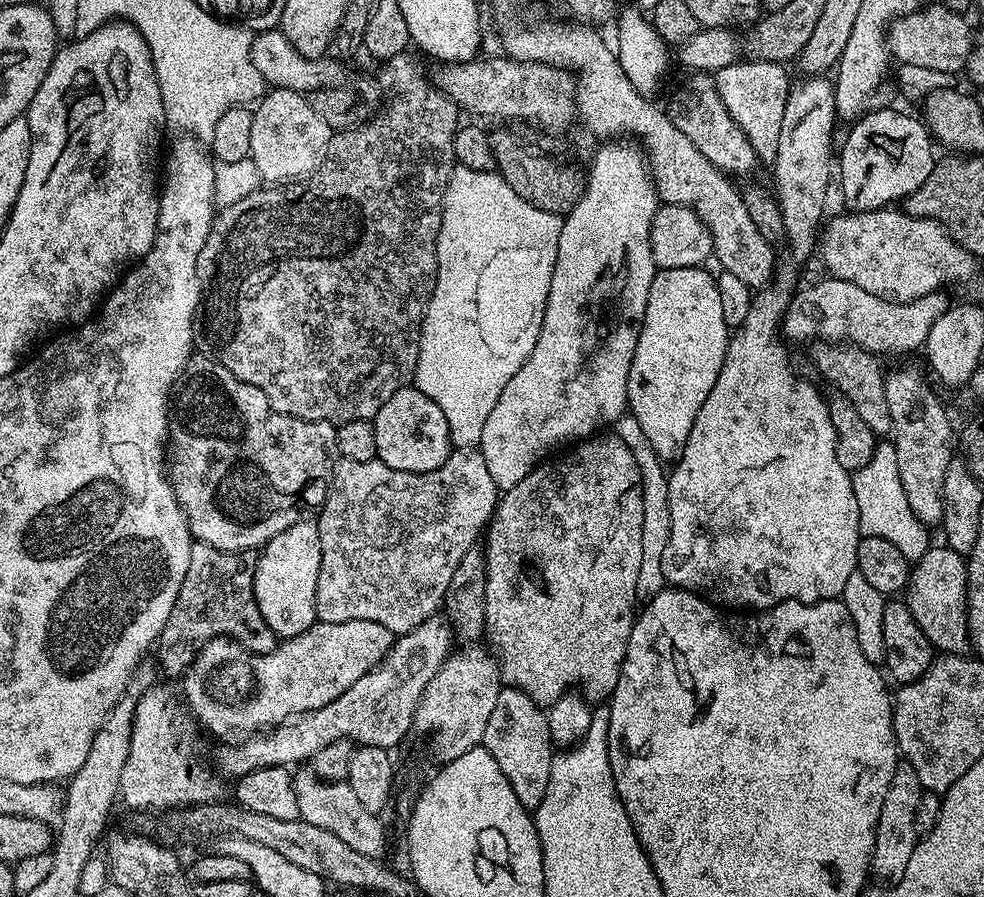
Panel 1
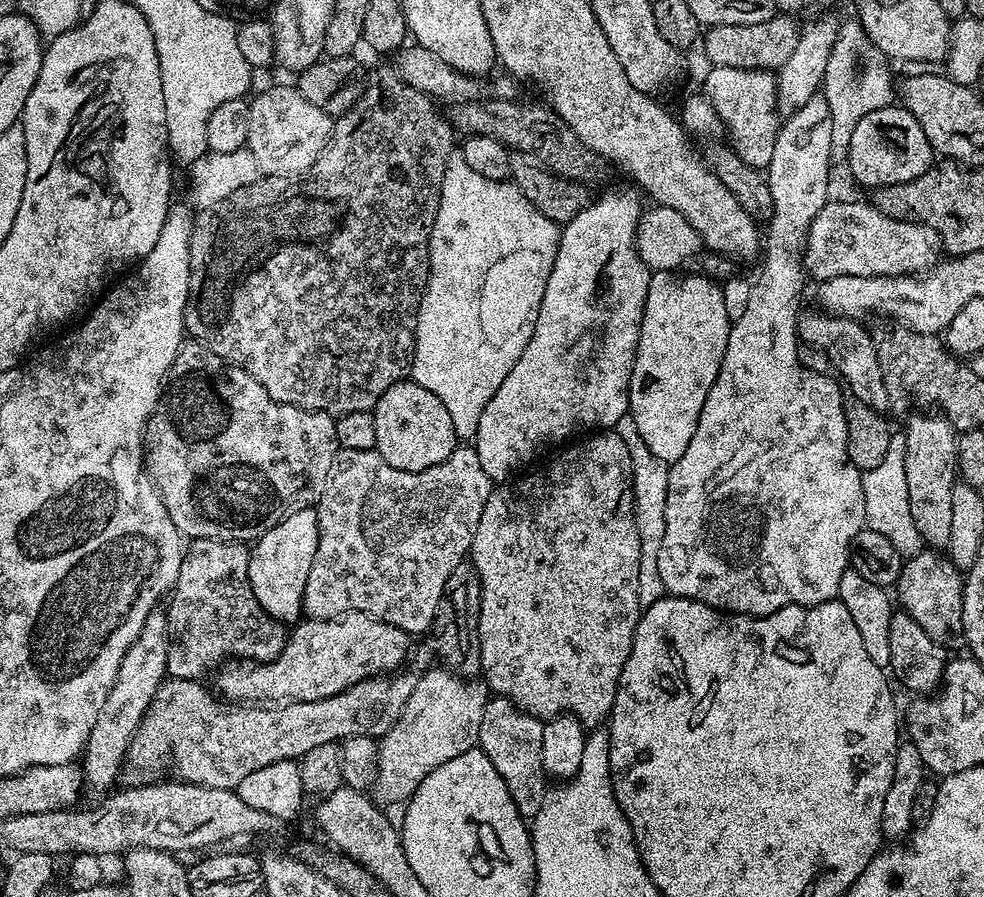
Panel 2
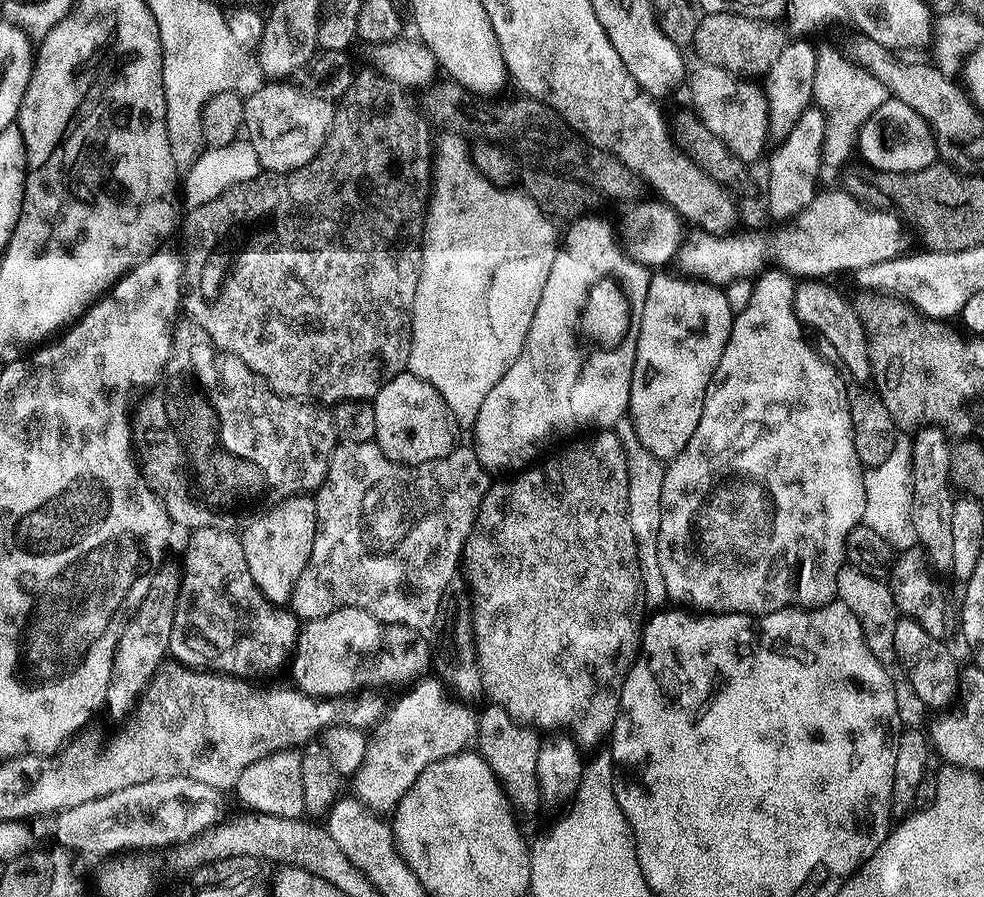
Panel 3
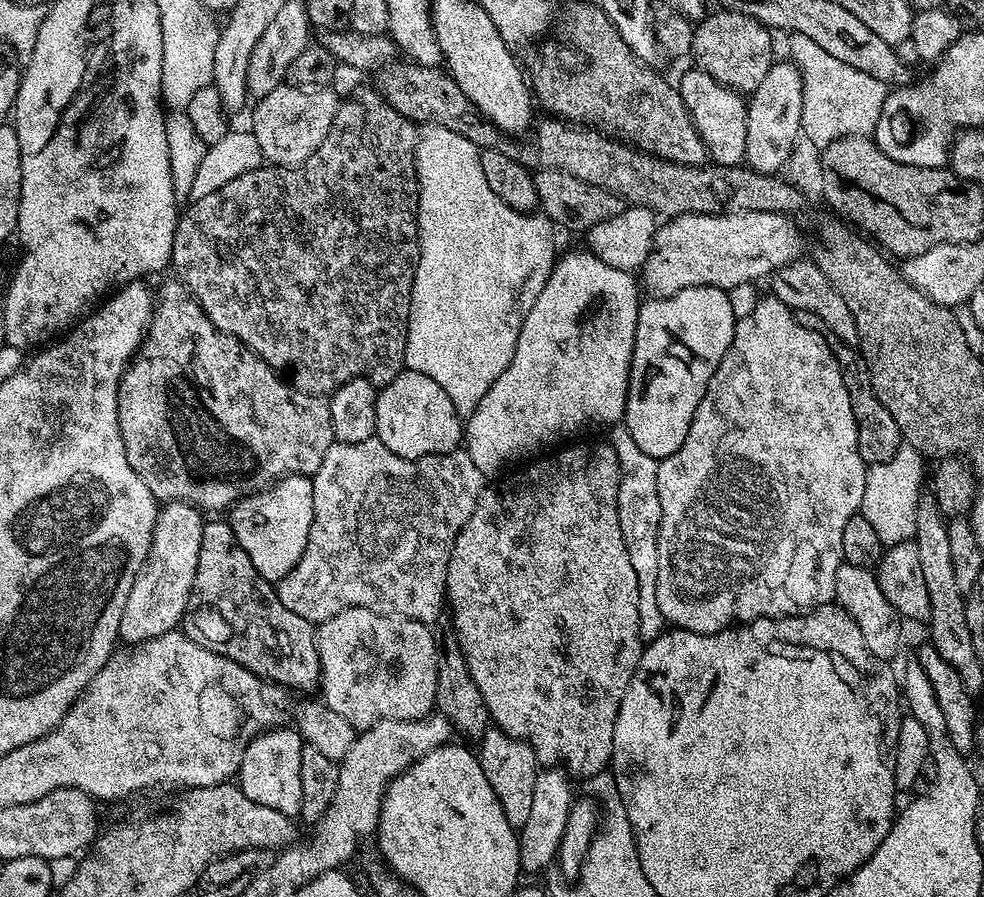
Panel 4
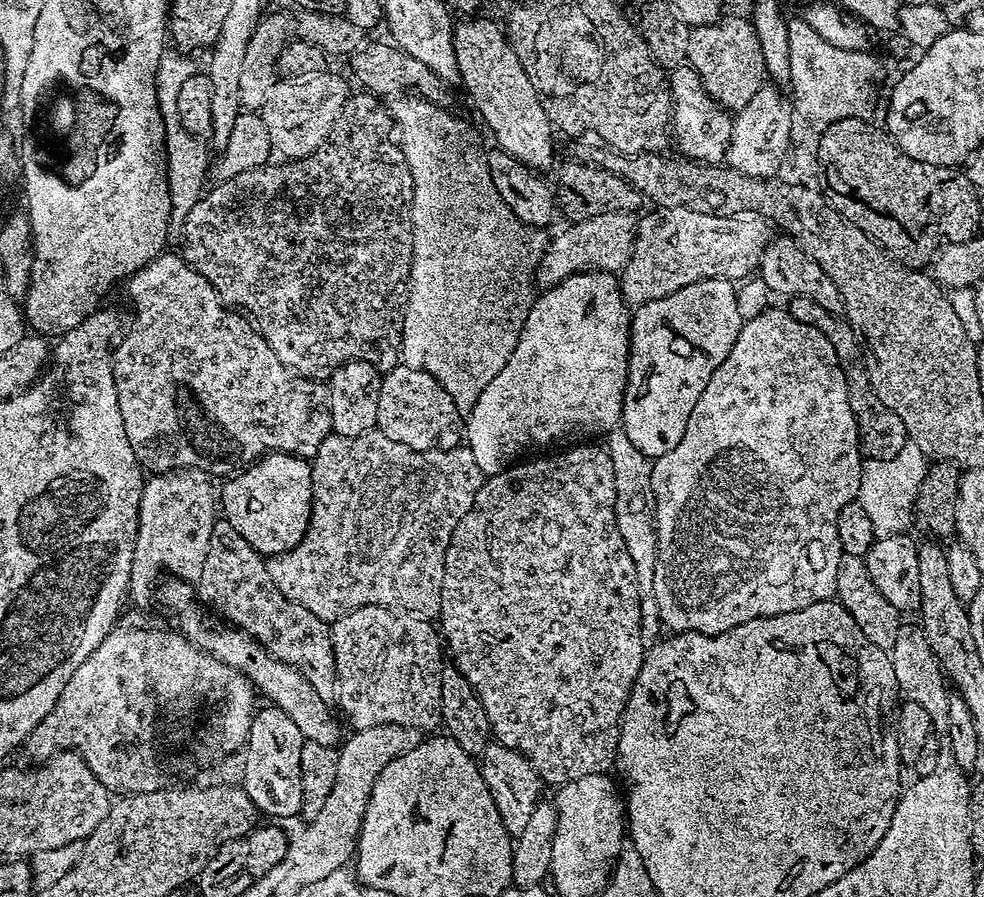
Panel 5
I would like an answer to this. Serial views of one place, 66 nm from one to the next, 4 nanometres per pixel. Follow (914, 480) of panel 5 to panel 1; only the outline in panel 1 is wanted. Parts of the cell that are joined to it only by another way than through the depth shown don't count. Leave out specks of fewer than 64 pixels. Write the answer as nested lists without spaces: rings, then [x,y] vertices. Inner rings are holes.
[[[892,442],[877,443],[876,452],[862,466],[862,470],[851,473],[854,486],[854,498],[858,502],[858,518],[863,535],[874,538],[886,538],[910,562],[921,560],[928,553],[929,529],[910,510],[910,502],[906,502],[906,490],[902,490],[902,478],[898,478],[896,465],[896,445]],[[888,443],[888,444],[884,444]]]

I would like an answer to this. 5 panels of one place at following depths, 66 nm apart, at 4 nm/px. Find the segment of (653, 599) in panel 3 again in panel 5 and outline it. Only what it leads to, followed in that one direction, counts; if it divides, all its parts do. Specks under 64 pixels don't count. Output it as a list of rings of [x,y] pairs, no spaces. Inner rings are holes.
[[[617,426],[607,433],[606,447],[614,466],[614,490],[616,491],[616,521],[618,534],[630,550],[630,559],[634,562],[640,579],[641,597],[652,594],[654,566],[656,565],[656,522],[654,519],[654,497],[652,495],[652,460],[643,456],[630,442],[623,427]]]

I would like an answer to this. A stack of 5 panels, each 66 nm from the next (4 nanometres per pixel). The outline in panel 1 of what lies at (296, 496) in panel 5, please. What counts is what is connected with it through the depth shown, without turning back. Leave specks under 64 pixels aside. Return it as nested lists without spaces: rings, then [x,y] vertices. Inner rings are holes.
[[[301,518],[282,534],[274,534],[255,557],[252,570],[252,589],[266,618],[266,626],[274,630],[277,638],[297,636],[310,630],[316,619],[316,591],[318,590],[318,570],[322,566],[322,542],[320,525],[315,519]]]

